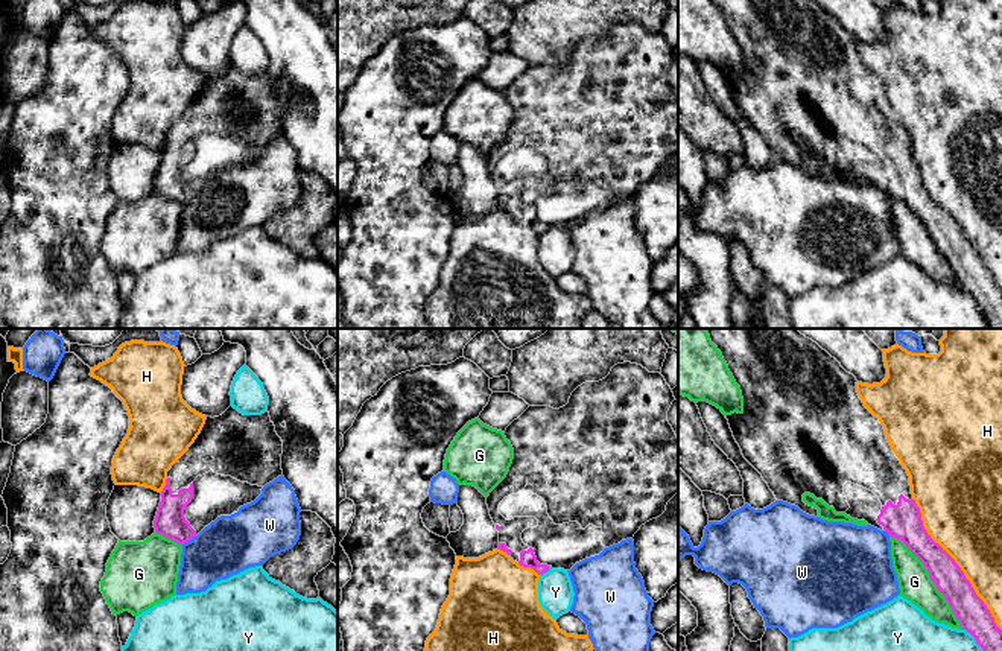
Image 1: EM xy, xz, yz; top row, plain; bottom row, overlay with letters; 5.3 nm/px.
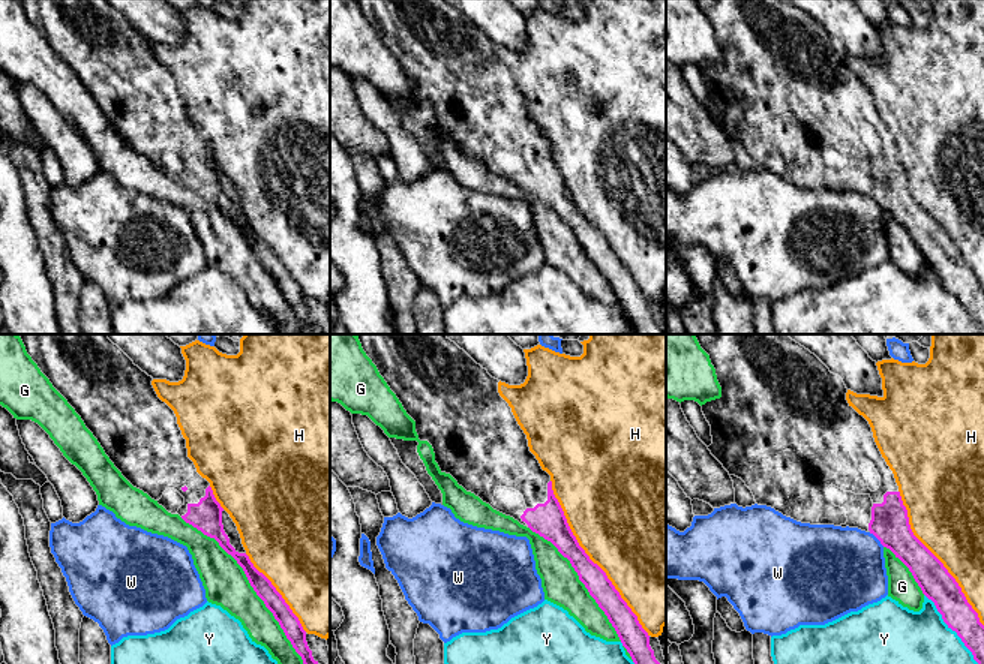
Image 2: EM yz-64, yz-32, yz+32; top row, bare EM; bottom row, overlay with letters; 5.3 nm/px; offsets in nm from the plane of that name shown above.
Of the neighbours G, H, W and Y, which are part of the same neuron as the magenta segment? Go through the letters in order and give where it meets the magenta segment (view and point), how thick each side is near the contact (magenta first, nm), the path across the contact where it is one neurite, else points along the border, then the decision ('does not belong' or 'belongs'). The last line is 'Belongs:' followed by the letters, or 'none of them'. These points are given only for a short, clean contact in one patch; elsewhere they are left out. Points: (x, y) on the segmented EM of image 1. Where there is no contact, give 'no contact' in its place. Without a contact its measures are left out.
G: yz (931, 578) | 160/170 nm | does not belong
H: yz (957, 565) | 160/380 nm | does not belong
W: xy (189, 540) | 160/300 nm | does not belong
Y: yz (975, 639) | 170/160 nm | does not belong
Belongs: none of them

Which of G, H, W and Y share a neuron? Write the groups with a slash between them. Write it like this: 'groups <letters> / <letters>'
groups G / H / W / Y

